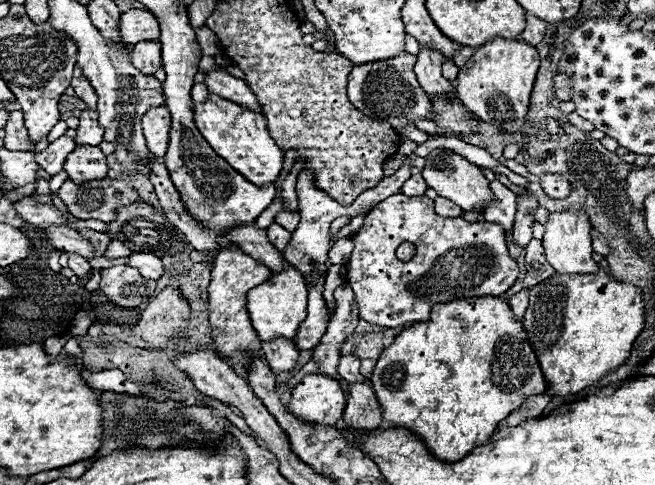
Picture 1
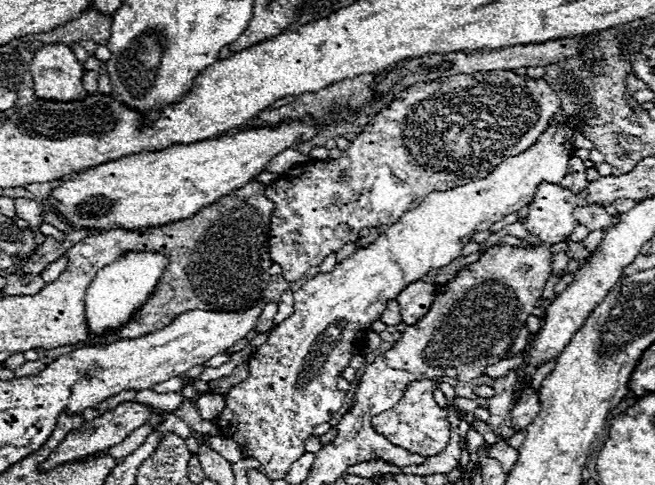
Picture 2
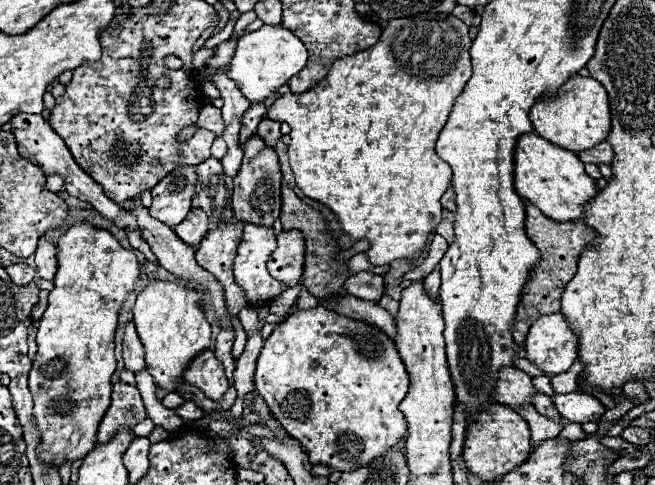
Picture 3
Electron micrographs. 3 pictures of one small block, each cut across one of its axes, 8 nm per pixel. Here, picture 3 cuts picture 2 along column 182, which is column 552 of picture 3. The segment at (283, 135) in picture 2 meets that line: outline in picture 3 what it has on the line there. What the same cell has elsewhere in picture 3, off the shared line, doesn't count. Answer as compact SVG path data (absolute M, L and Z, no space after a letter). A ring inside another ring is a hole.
M524 134L514 146L514 188L524 200L538 206L544 216L558 222L582 218L586 202L598 192L596 180L584 172L574 152L558 148L536 134Z

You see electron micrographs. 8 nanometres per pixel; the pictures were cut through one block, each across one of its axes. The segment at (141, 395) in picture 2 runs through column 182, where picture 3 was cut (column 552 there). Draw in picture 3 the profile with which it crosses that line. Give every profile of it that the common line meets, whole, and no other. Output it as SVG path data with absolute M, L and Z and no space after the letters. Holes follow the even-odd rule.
M574 390L568 394L556 394L552 396L552 402L556 410L562 414L562 418L568 418L570 422L576 422L576 424L598 422L606 412L606 406L598 398L580 390Z

